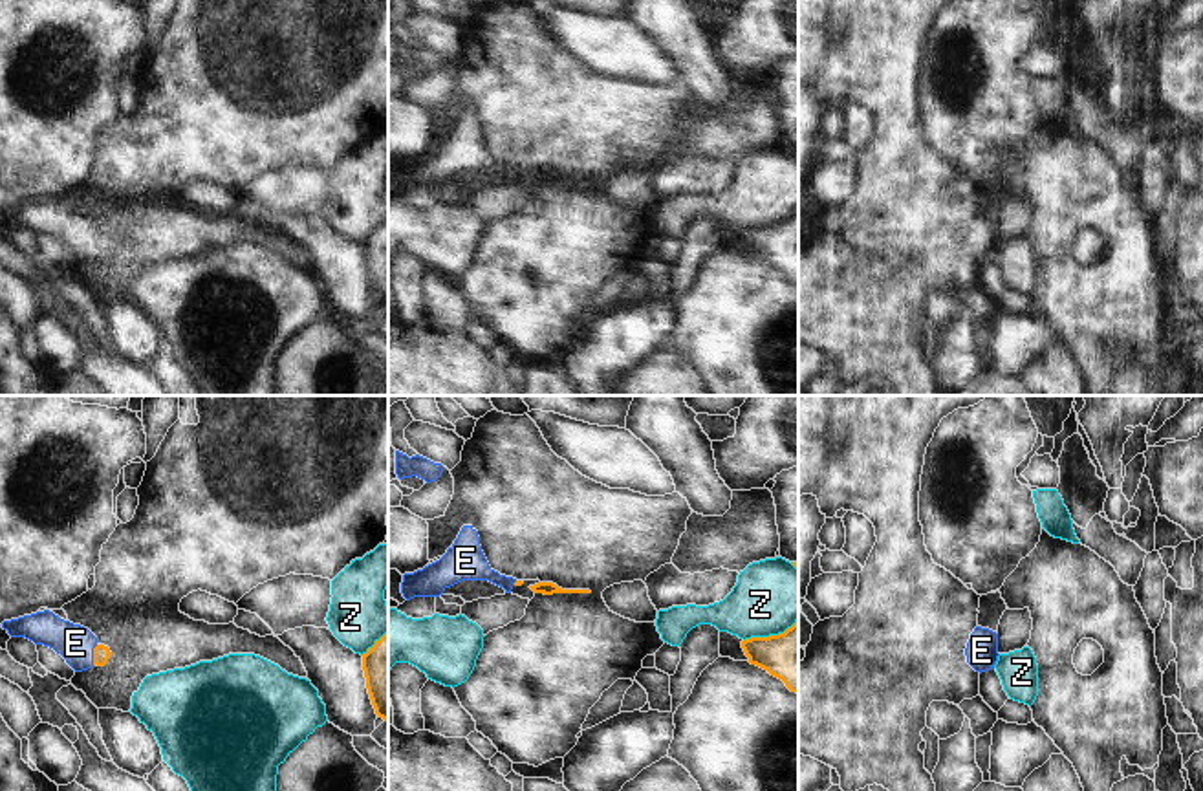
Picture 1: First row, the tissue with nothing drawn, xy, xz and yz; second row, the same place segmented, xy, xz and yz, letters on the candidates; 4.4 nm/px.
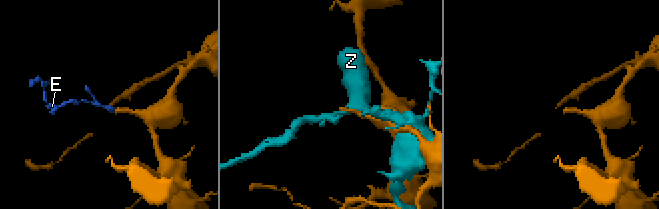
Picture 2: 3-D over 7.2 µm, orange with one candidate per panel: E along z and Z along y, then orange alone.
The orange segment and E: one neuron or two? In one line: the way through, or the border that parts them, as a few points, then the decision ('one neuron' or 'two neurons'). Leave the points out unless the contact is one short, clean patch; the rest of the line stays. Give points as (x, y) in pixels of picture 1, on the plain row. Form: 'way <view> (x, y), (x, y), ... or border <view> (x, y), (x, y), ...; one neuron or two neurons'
way xy (101, 244), (94, 244), (85, 242), (75, 233); one neuron

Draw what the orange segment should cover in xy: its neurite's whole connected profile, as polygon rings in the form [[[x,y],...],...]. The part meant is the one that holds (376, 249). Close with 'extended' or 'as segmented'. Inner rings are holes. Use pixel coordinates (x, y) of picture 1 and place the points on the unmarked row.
[[[388,222],[363,244],[363,260],[375,304],[388,311]]] | as segmented

